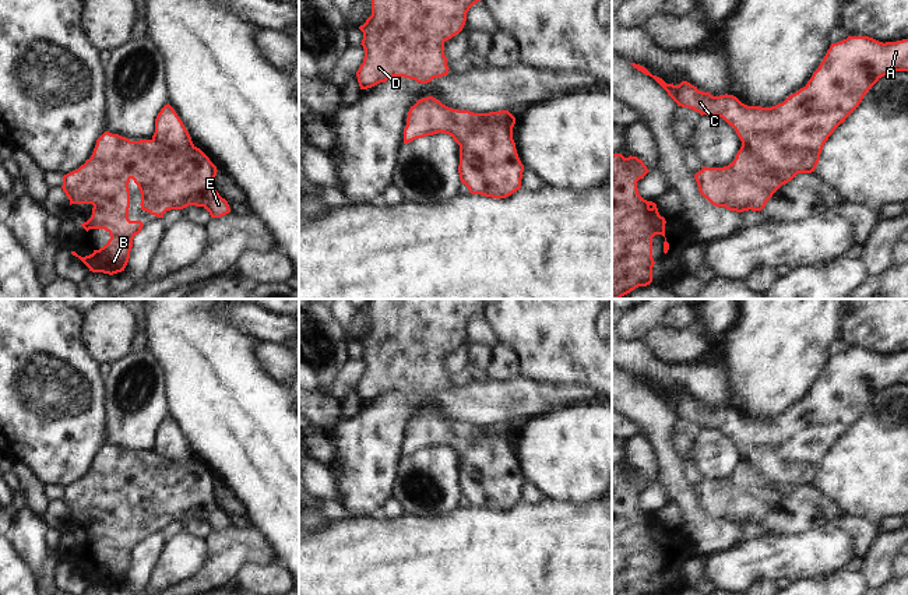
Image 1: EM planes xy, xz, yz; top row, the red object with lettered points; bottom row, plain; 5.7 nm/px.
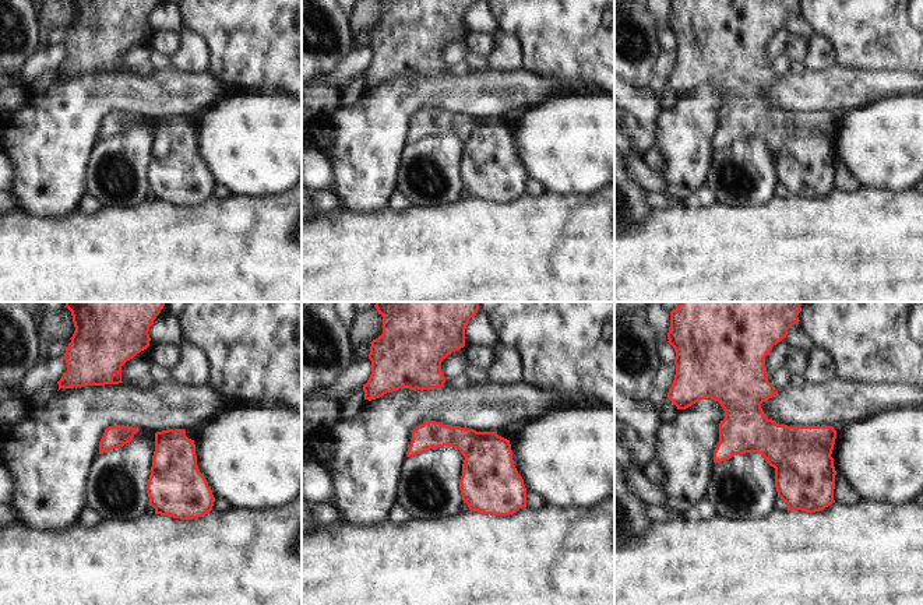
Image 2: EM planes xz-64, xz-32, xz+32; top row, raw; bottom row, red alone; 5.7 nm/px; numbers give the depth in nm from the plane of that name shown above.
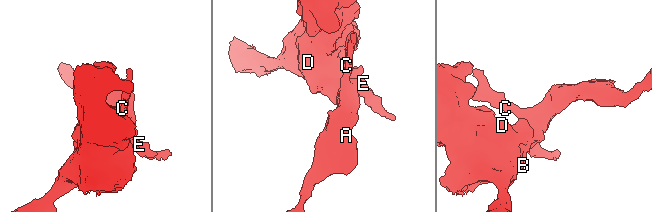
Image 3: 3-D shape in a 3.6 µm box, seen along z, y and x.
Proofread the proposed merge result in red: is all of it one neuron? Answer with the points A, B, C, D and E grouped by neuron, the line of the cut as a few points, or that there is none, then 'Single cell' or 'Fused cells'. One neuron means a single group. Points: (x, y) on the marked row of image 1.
Groups: A C / B D E. Split along xz (511, 133), (500, 126), (479, 125), (460, 145). Fused cells

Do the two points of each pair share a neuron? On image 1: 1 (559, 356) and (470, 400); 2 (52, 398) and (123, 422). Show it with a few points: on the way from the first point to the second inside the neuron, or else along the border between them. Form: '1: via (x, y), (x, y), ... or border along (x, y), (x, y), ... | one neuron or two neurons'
1: border along (521, 375), (553, 383) | two neurons
2: border along (106, 411), (105, 443) | two neurons

